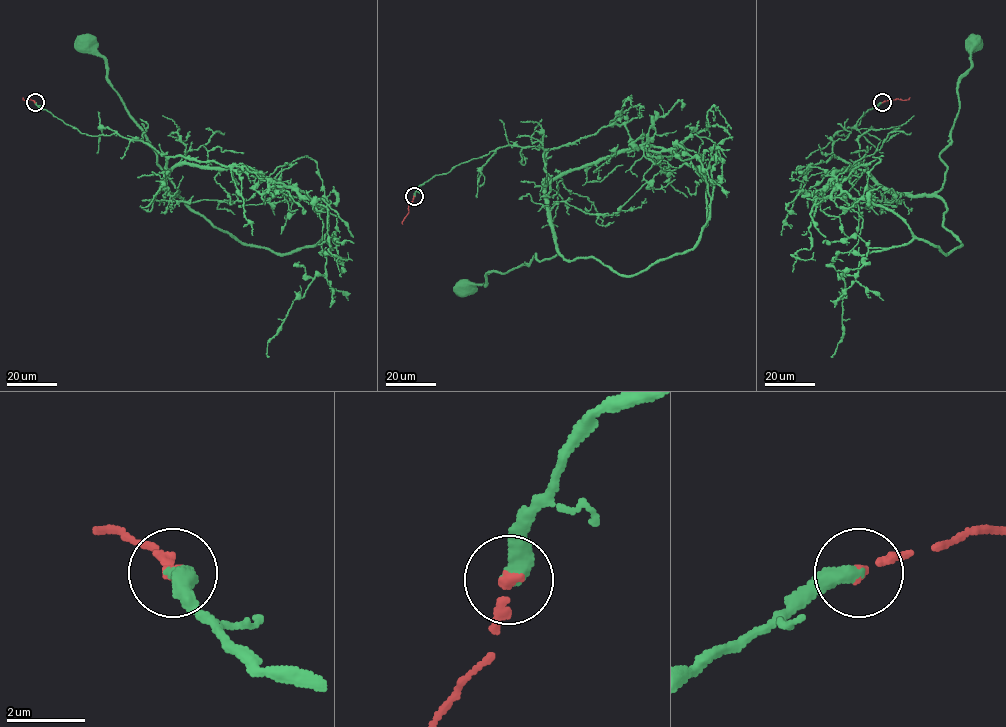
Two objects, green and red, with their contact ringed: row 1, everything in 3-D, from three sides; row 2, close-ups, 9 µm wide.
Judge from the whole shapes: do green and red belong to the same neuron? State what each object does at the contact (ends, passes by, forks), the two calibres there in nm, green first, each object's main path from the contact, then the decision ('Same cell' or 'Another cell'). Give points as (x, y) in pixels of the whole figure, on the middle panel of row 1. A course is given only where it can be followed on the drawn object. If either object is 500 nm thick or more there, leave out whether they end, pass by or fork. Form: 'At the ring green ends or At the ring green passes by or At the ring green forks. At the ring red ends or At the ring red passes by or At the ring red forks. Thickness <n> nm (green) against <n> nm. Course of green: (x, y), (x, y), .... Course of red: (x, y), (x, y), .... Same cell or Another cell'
At the ring green ends. At the ring red ends. Thickness 440 nm (green) against 260 nm. Course of green: (414, 196), (436, 175), (498, 148), (545, 151), (558, 252), (465, 286). Course of red: (414, 196), (402, 224). Same cell

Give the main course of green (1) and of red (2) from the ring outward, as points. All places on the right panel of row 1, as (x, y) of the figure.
1: (882, 102), (831, 138), (833, 152), (893, 191), (935, 194), (972, 44)
2: (882, 102), (910, 98)

